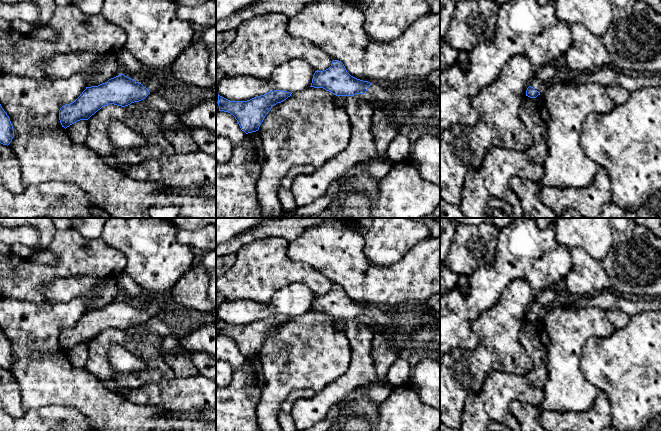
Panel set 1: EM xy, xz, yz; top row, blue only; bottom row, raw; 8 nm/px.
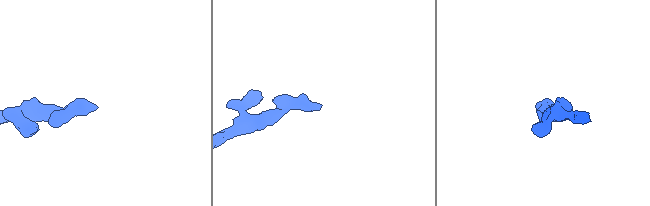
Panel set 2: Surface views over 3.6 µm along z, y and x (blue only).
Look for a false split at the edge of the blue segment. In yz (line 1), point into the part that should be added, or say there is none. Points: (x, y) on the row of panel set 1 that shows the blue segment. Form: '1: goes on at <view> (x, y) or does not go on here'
1: goes on at yz (543, 75)

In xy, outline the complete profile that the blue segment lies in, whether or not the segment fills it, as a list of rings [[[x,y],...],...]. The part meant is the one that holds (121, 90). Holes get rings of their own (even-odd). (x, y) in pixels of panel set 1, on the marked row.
[[[120,74],[98,86],[86,87],[72,103],[63,105],[59,110],[59,120],[65,129],[80,120],[88,120],[102,107],[109,104],[125,107],[145,99],[156,92],[162,80],[155,74],[141,83]]]

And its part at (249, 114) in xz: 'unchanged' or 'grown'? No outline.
unchanged

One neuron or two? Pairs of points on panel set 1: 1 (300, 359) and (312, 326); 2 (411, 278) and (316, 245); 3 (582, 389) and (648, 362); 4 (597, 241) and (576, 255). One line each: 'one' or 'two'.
1: one
2: one
3: two
4: two

